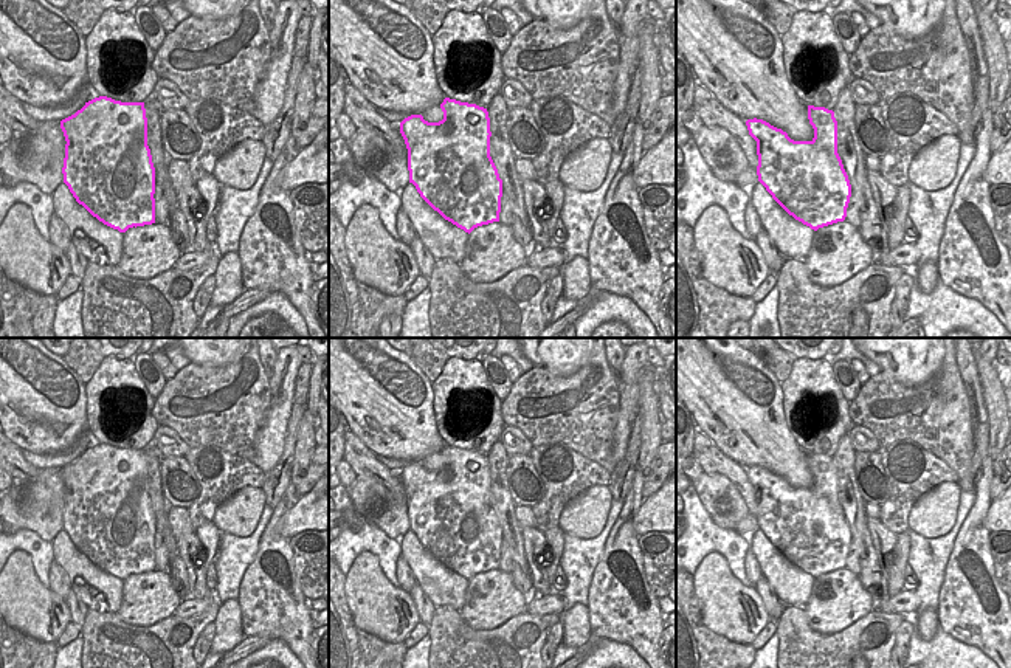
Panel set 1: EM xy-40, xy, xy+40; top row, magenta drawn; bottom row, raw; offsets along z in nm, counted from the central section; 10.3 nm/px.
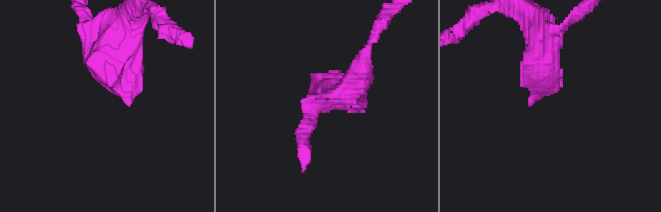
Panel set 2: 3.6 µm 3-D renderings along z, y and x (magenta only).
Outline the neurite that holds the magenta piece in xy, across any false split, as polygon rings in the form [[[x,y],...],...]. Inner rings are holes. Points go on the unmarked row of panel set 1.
[[[445,445],[440,451],[443,467],[428,470],[422,462],[411,462],[400,470],[400,480],[408,496],[409,530],[420,544],[465,580],[499,569],[502,527],[490,504],[490,465],[484,454]]]

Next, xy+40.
[[[808,453],[808,467],[814,476],[811,488],[794,488],[782,476],[757,465],[747,467],[746,473],[749,482],[757,488],[758,529],[789,563],[817,578],[845,567],[851,532],[837,501],[834,459]]]

